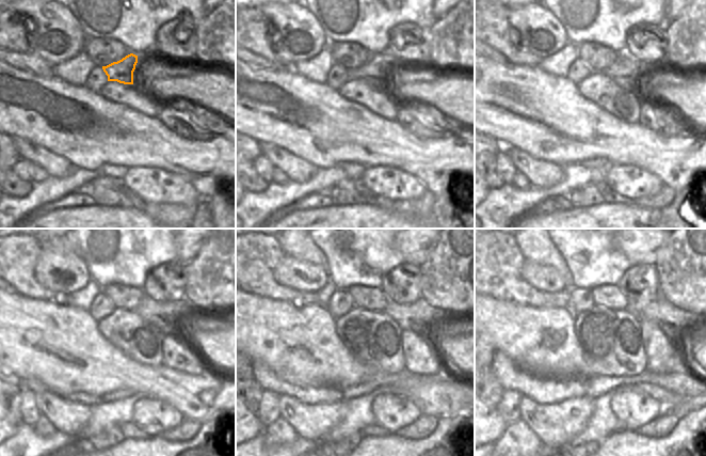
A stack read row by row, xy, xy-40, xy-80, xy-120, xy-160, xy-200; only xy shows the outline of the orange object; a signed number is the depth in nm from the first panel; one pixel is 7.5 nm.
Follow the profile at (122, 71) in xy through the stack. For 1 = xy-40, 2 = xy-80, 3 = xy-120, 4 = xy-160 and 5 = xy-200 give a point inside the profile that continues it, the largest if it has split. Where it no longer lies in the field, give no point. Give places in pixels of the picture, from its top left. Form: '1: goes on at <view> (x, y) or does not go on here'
1: goes on at xy-40 (373, 72)
2: goes on at xy-80 (624, 71)
3: goes on at xy-120 (160, 314)
4: goes on at xy-160 (419, 315)
5: goes on at xy-200 (671, 318)

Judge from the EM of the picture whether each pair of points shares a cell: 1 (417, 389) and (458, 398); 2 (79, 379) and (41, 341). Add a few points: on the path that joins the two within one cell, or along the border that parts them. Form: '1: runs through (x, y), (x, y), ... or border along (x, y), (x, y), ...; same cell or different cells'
1: runs through (427, 393), (433, 397), (448, 397); same cell
2: runs through (69, 370), (50, 350); same cell

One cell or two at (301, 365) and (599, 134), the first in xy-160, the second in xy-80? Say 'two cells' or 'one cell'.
one cell

